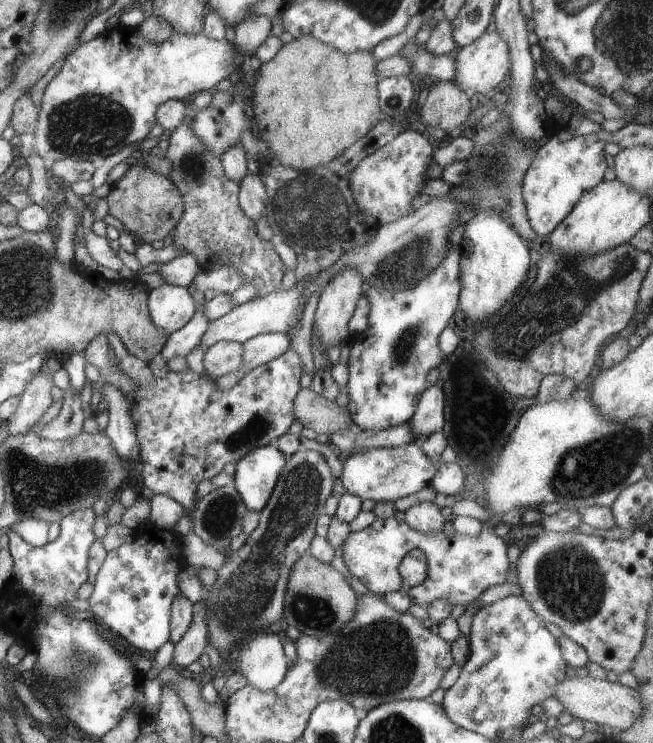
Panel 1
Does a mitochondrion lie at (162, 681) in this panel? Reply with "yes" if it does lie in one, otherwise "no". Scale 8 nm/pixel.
no

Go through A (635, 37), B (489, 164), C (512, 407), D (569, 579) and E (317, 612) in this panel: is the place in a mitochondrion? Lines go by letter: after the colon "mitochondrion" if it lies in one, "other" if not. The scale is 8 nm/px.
A: mitochondrion
B: mitochondrion
C: other
D: mitochondrion
E: mitochondrion

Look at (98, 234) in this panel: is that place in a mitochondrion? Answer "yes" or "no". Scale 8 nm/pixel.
no

